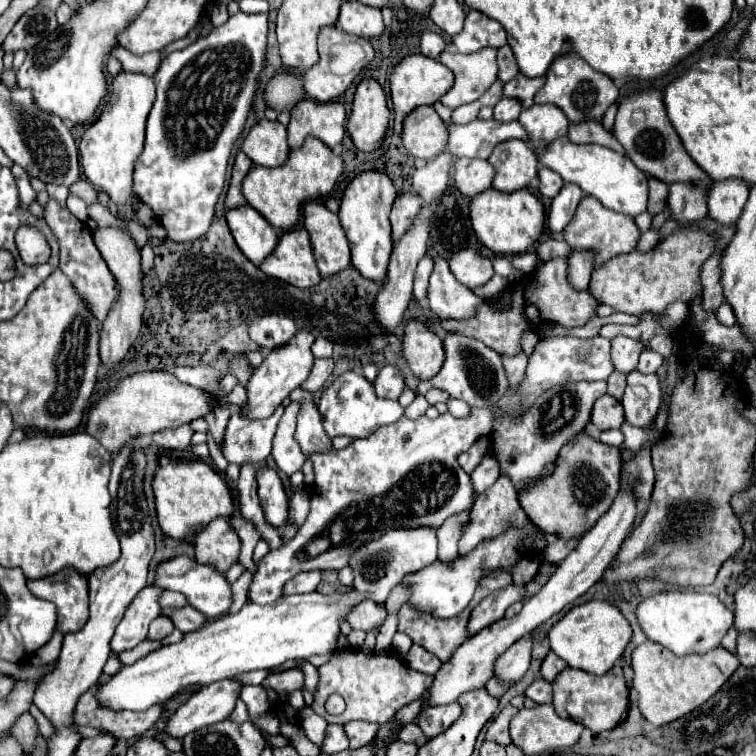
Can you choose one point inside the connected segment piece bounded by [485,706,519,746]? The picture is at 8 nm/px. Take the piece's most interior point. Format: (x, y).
(498, 732)

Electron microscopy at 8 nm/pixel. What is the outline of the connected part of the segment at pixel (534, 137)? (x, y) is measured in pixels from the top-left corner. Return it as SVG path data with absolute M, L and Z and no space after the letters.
M533 104L531 108L525 108L519 116L519 122L529 132L529 138L533 146L545 146L551 140L557 140L567 134L569 120L553 104Z

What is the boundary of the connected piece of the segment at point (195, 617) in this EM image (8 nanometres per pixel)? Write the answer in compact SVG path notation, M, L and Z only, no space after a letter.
M183 606L183 608L163 608L163 614L169 616L173 620L173 624L181 632L197 630L199 626L203 626L207 622L207 618L203 614L199 614L199 610L195 610L191 606Z

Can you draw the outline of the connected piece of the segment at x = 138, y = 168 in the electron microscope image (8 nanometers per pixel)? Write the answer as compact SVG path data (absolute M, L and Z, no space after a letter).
M237 12L229 20L213 28L207 36L197 38L191 46L167 54L153 80L157 98L147 118L147 138L143 152L135 160L133 189L139 199L153 210L157 222L167 230L167 238L175 242L191 242L201 238L211 226L215 204L225 184L225 172L233 142L239 138L247 112L257 90L257 80L265 66L267 52L267 14Z

